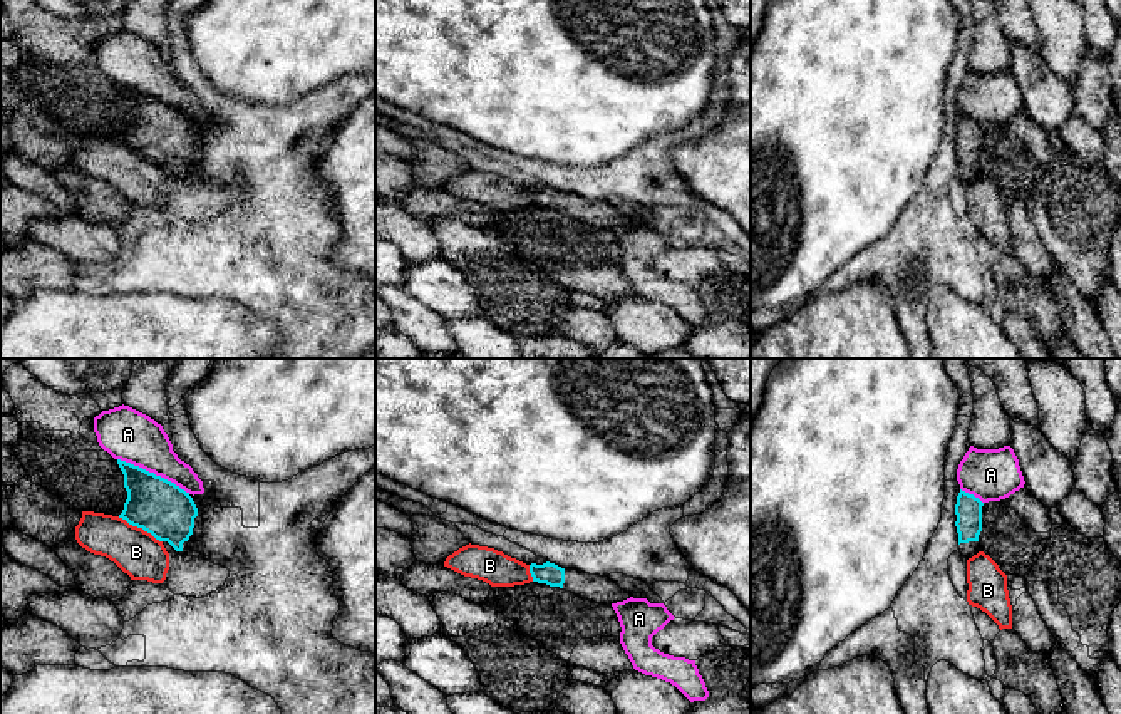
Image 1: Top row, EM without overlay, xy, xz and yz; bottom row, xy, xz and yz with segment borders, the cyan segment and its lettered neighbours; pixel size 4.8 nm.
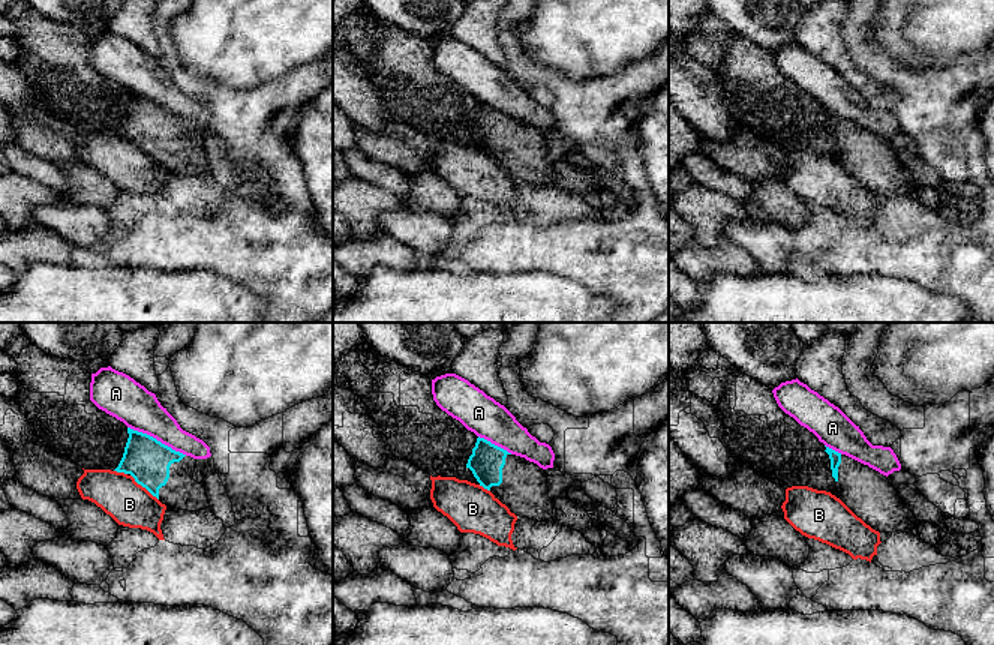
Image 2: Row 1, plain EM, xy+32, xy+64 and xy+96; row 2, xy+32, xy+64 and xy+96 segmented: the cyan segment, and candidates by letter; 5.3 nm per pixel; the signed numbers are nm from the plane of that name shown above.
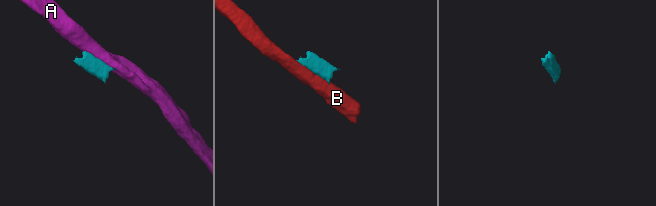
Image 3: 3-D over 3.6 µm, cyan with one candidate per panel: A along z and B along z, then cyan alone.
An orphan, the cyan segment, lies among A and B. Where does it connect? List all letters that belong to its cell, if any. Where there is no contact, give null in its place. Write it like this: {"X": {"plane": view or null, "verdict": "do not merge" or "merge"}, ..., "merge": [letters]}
{"A": {"plane": "xy", "verdict": "do not merge"}, "B": {"plane": "xy", "verdict": "do not merge"}, "merge": []}

